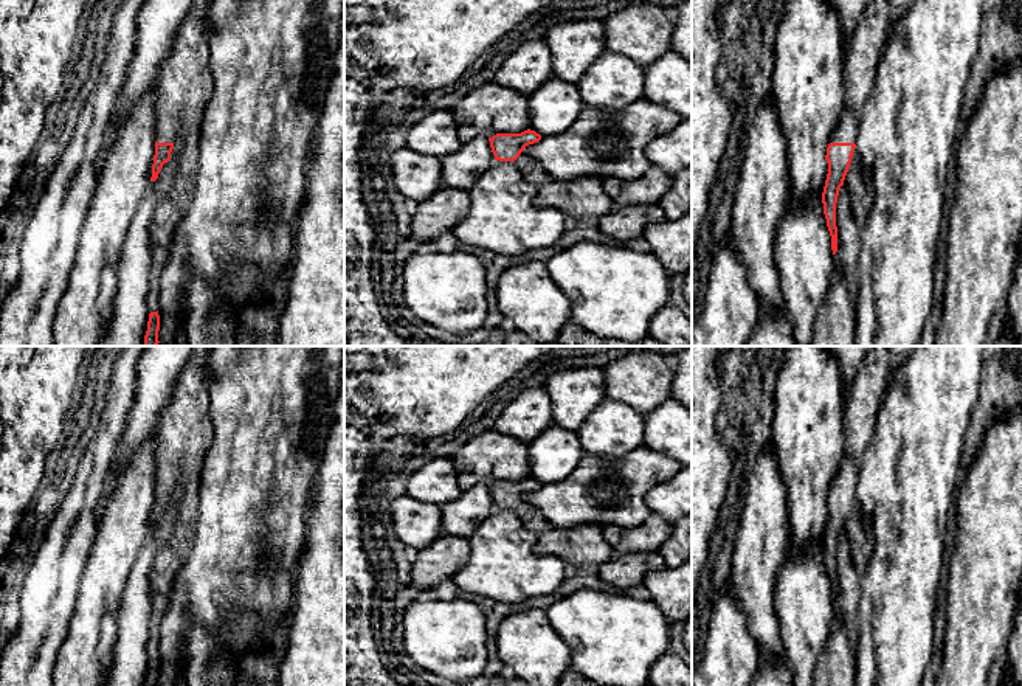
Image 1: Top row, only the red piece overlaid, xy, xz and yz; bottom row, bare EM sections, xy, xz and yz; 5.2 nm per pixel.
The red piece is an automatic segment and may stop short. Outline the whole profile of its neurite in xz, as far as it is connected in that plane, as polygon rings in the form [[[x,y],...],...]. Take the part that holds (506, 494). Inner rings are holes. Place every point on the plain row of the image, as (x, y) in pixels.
[[[530,476],[521,481],[496,481],[489,486],[495,508],[512,509],[526,528],[537,535],[551,529],[551,523],[537,508],[524,500],[524,495],[540,487],[541,483]]]

